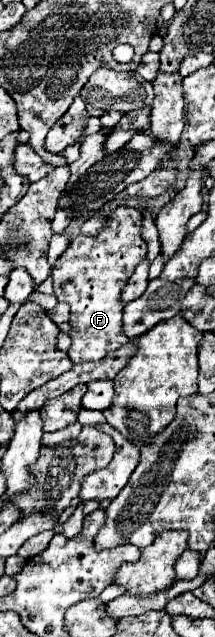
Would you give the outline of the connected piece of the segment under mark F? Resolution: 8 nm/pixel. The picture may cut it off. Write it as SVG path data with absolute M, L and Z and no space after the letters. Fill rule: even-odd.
M118 206L110 212L108 216L108 224L102 228L102 238L96 236L84 236L78 234L70 240L66 252L58 258L56 266L52 268L52 278L54 278L54 294L60 302L68 302L70 304L70 338L72 344L68 348L68 356L74 364L78 362L88 362L88 360L100 360L104 358L108 352L120 348L122 344L128 342L128 338L122 332L122 302L120 302L120 292L124 288L124 284L128 282L128 278L132 276L132 272L136 270L136 264L140 264L140 260L144 260L146 256L146 244L140 236L140 228L142 228L142 216L140 210L130 208L130 206Z

